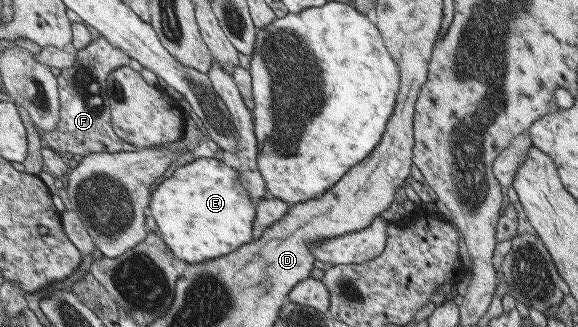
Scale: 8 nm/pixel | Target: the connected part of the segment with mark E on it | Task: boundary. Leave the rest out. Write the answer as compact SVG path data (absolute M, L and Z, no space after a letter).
M198 158L196 161L181 165L178 167L169 178L165 178L155 190L152 190L152 206L150 206L151 216L158 224L164 242L168 244L168 248L174 252L176 258L186 260L186 262L204 262L204 260L218 259L222 255L230 255L230 252L237 251L242 247L242 244L248 244L255 240L254 238L254 221L256 221L256 207L258 204L251 198L251 194L247 188L244 188L243 181L240 180L240 172L236 168L231 168L216 158Z

